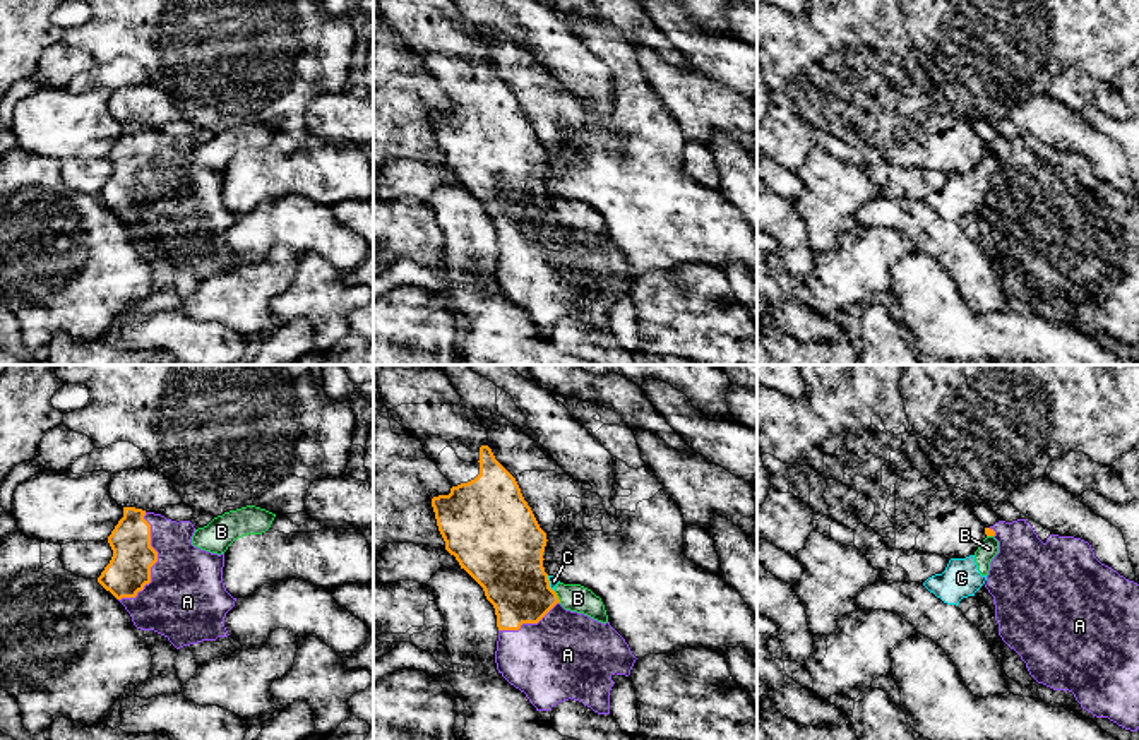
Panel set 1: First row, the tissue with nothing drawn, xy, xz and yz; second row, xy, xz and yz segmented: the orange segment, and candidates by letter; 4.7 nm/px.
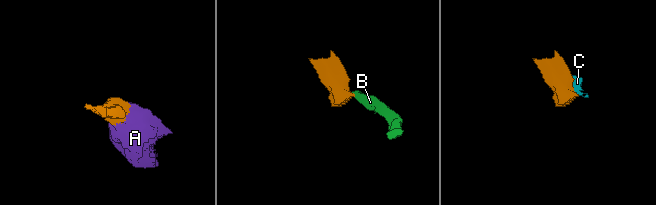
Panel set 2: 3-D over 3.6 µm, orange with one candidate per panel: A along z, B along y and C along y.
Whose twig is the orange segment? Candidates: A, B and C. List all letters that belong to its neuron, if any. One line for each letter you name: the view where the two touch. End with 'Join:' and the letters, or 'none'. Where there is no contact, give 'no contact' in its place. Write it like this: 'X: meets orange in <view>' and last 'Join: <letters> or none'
A: meets orange in xy
Join: A

